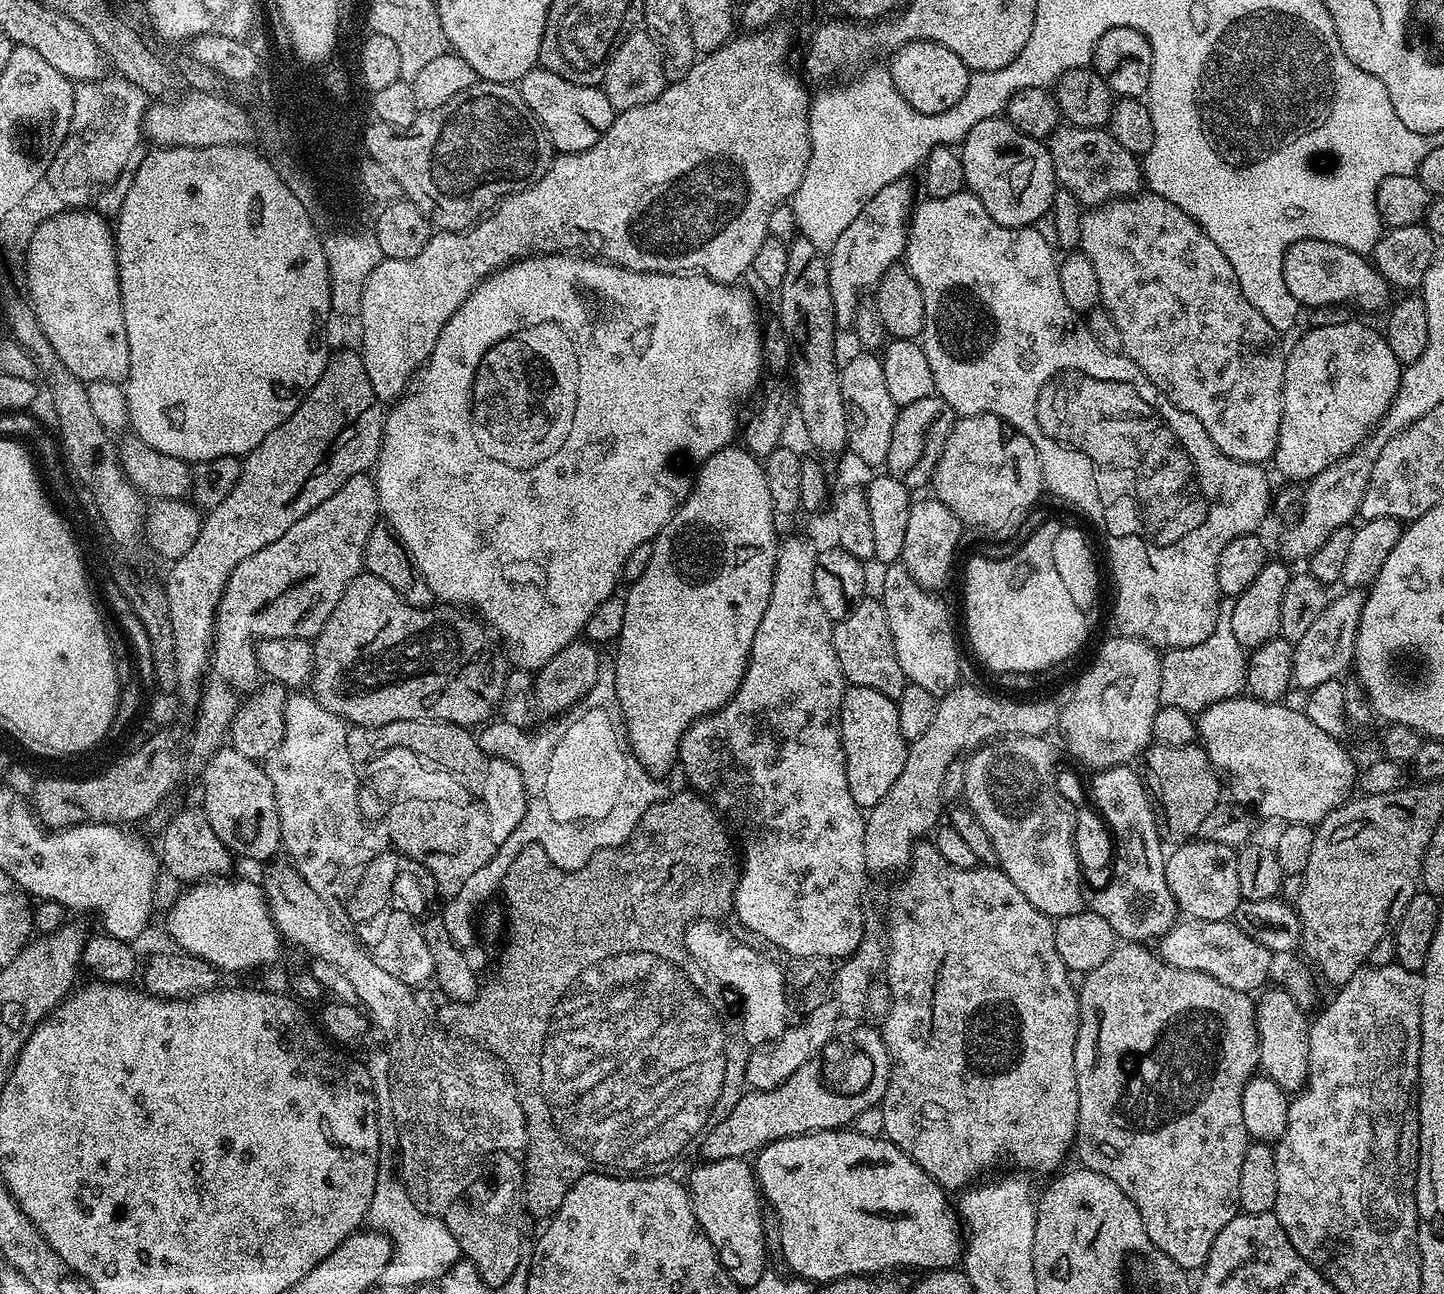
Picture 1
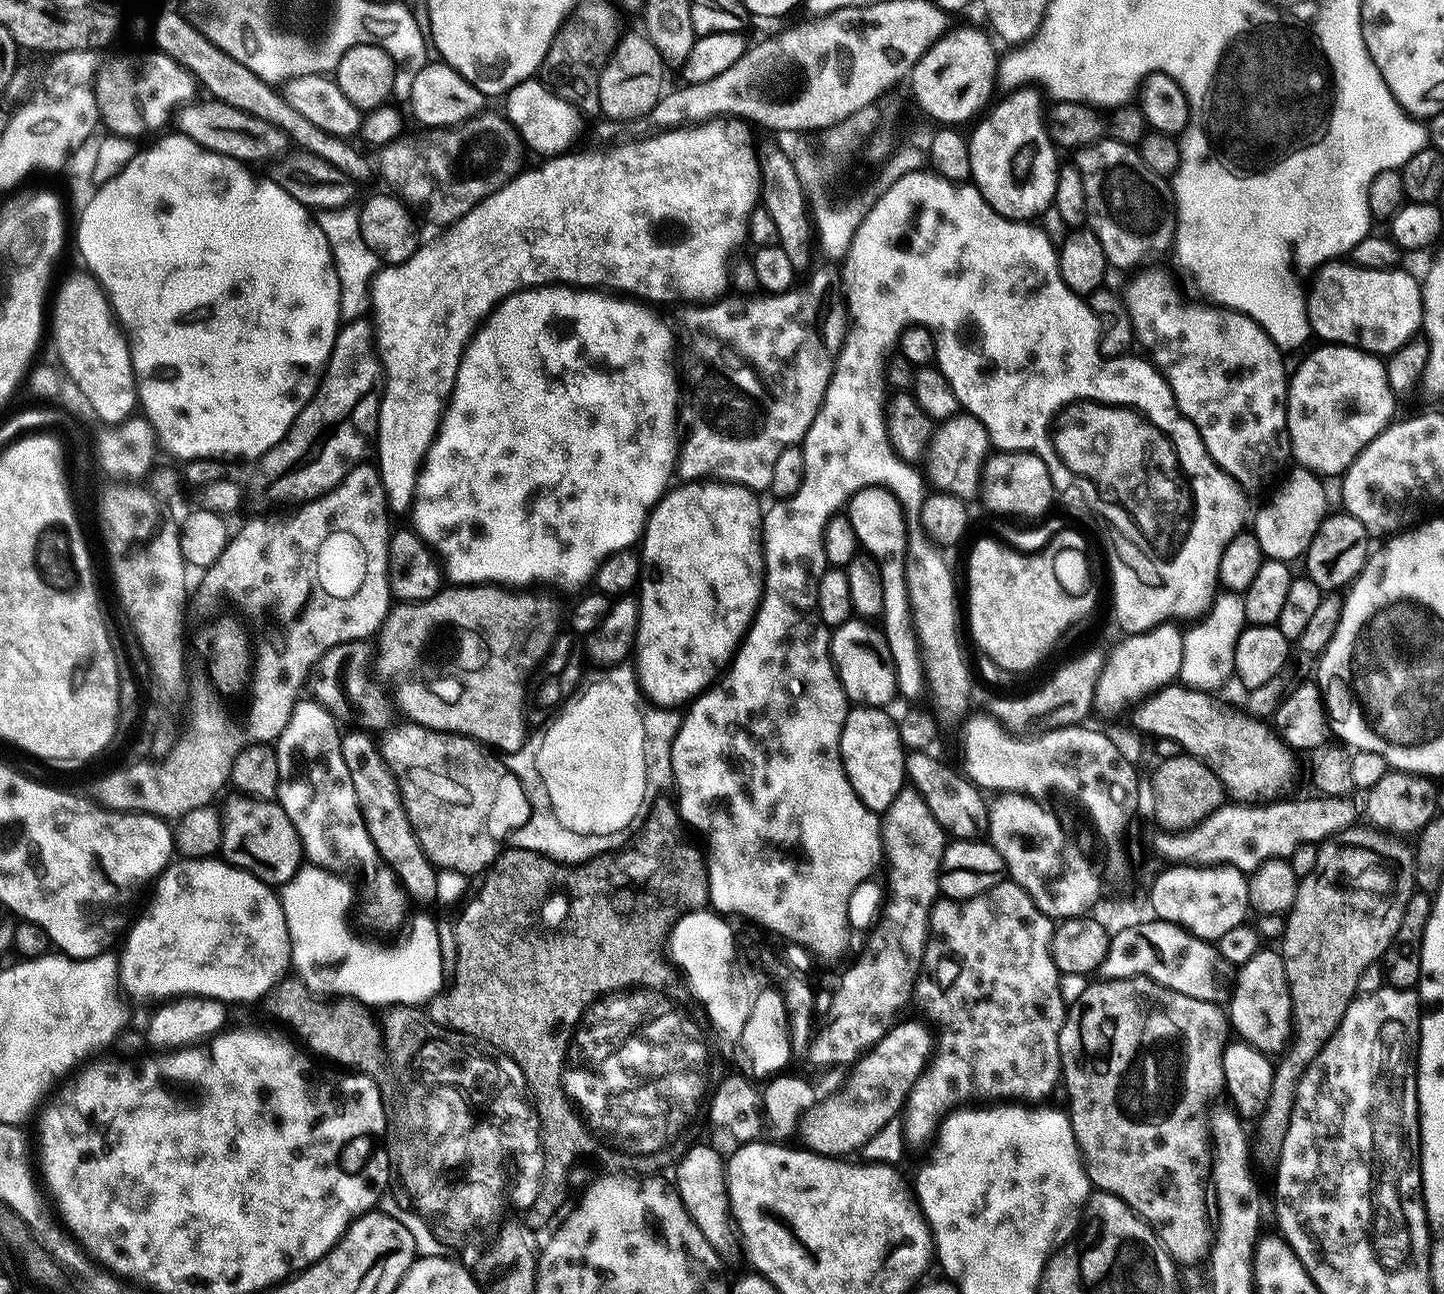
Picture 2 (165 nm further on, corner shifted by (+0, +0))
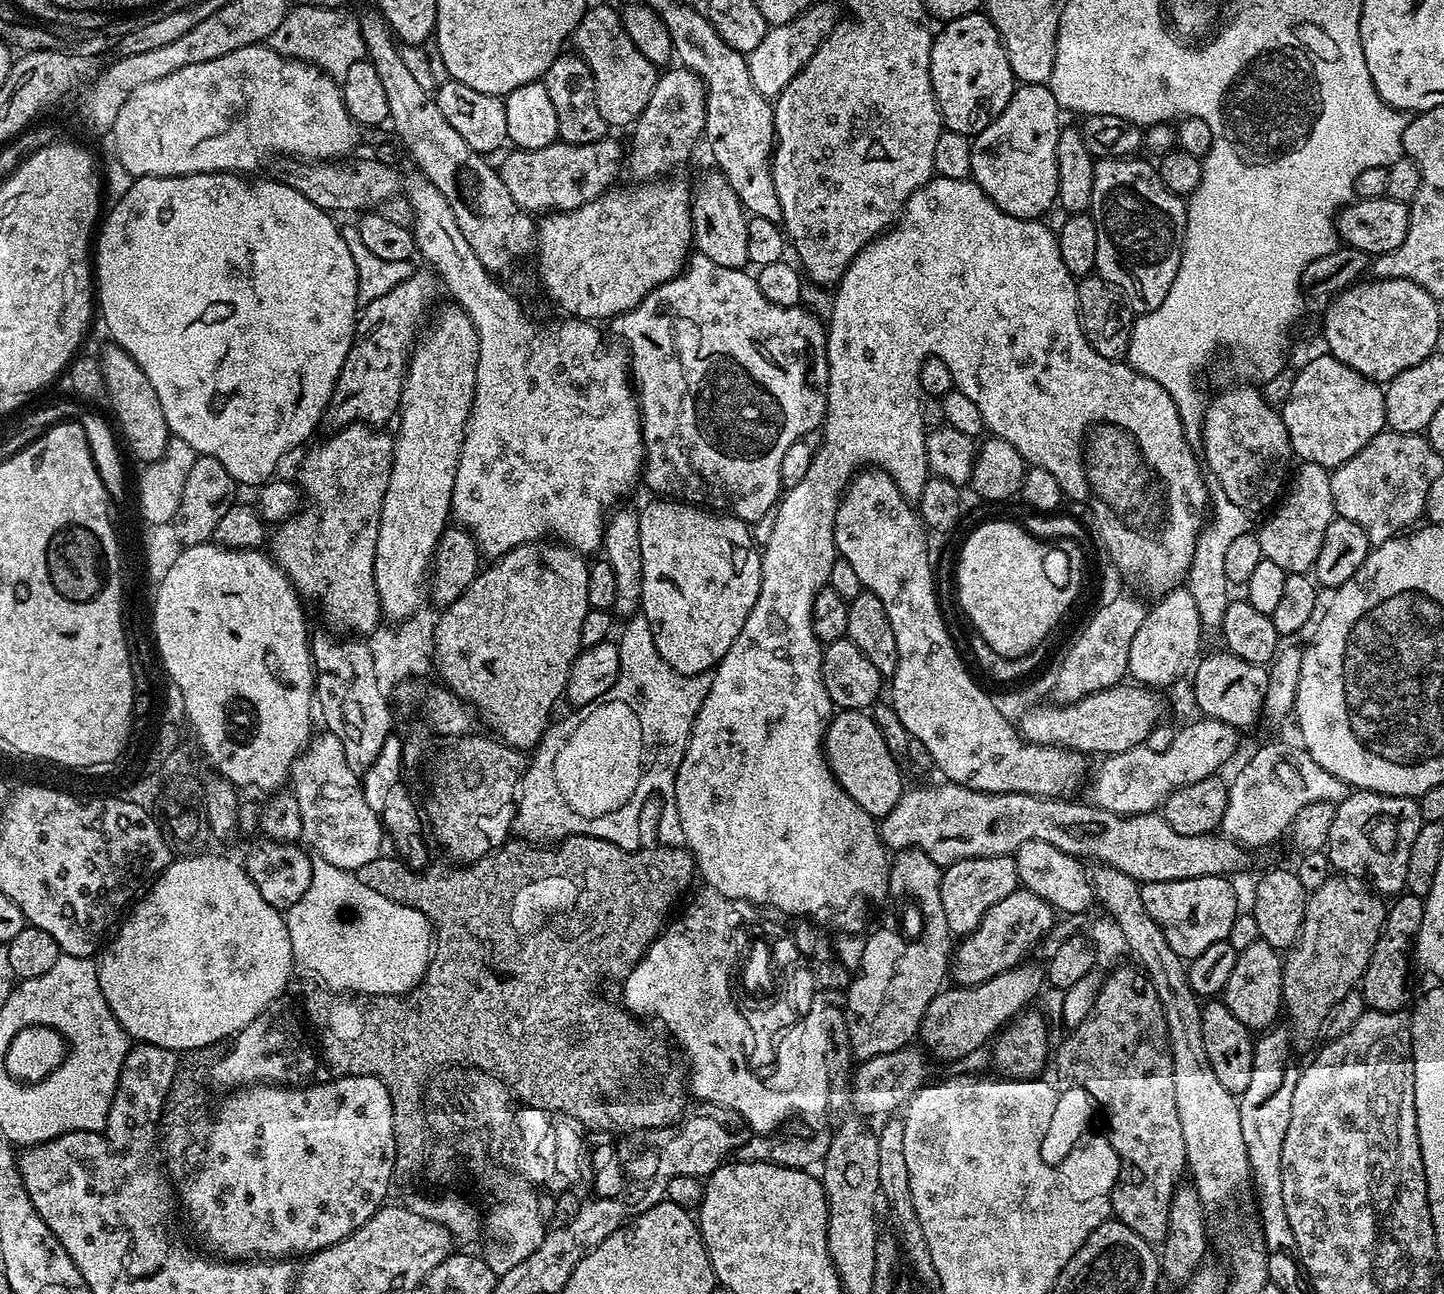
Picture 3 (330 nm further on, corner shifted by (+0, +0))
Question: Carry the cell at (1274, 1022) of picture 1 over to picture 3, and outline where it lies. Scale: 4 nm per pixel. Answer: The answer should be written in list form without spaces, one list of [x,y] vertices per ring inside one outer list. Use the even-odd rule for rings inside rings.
[[[1259,939],[1239,952],[1222,990],[1222,1002],[1250,1030],[1273,1027],[1281,1019],[1284,1003],[1284,961],[1277,948]]]

